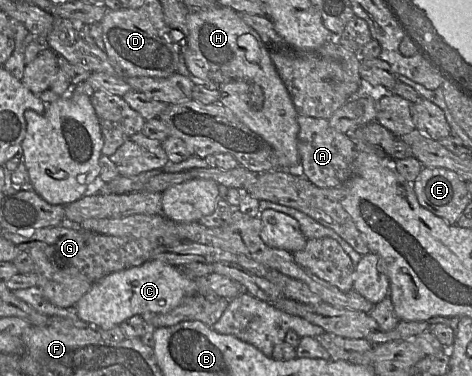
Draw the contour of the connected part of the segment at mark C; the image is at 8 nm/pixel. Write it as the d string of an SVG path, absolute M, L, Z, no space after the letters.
M147 260L139 266L133 266L121 271L112 272L92 283L89 291L74 305L77 315L85 322L96 324L101 329L110 329L134 315L145 317L148 314L168 312L178 306L186 297L199 294L196 279L191 279L182 273L181 269L160 260Z

